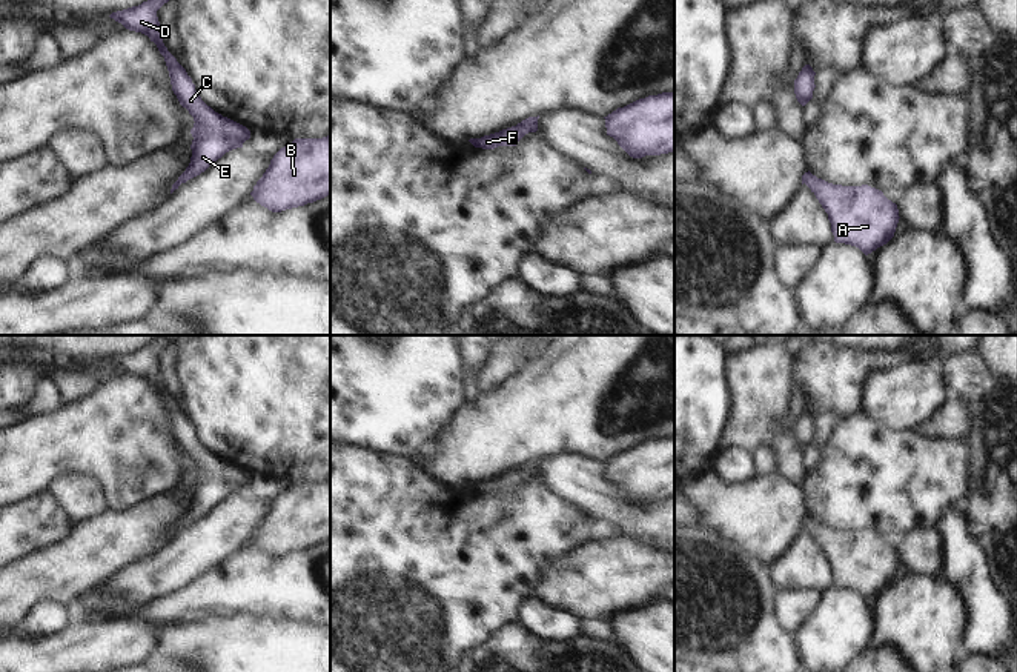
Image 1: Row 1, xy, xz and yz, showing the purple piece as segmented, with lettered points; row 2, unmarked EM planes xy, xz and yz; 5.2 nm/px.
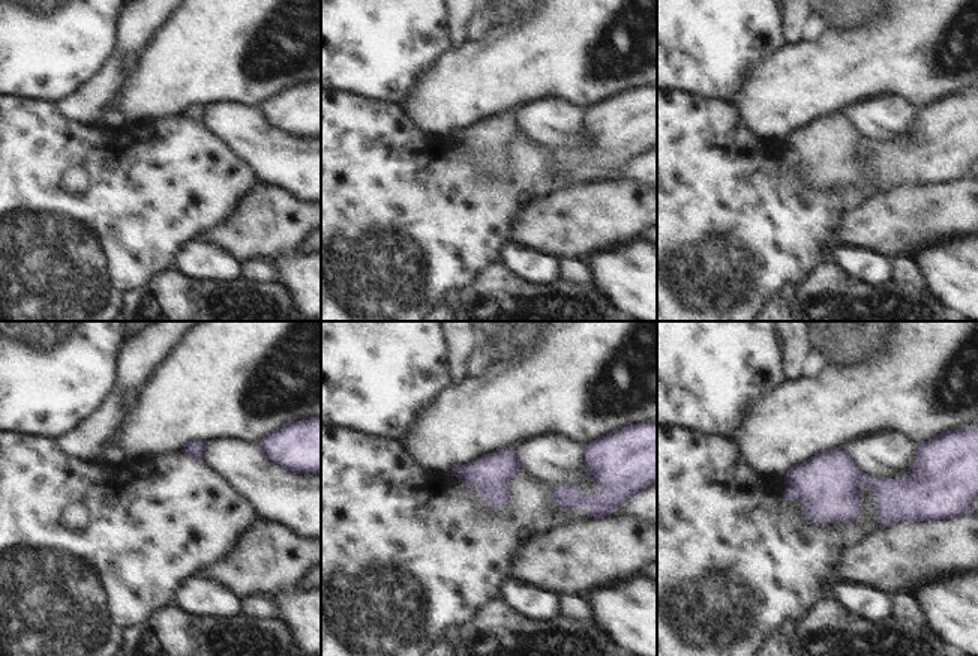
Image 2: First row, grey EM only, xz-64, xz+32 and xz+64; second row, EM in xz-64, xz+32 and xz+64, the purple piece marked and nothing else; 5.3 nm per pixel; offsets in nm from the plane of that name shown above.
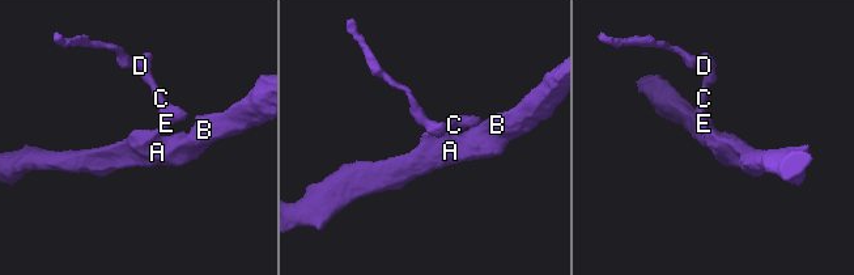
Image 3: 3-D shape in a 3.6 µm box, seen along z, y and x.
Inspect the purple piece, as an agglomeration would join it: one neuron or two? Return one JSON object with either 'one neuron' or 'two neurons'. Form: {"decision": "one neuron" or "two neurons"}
{"decision": "one neuron"}

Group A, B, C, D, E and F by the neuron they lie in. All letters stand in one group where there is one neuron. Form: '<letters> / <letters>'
A B C D E F

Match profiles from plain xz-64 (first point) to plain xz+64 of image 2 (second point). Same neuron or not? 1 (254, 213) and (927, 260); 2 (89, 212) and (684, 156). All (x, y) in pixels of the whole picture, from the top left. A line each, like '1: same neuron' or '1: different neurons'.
1: different neurons
2: same neuron

